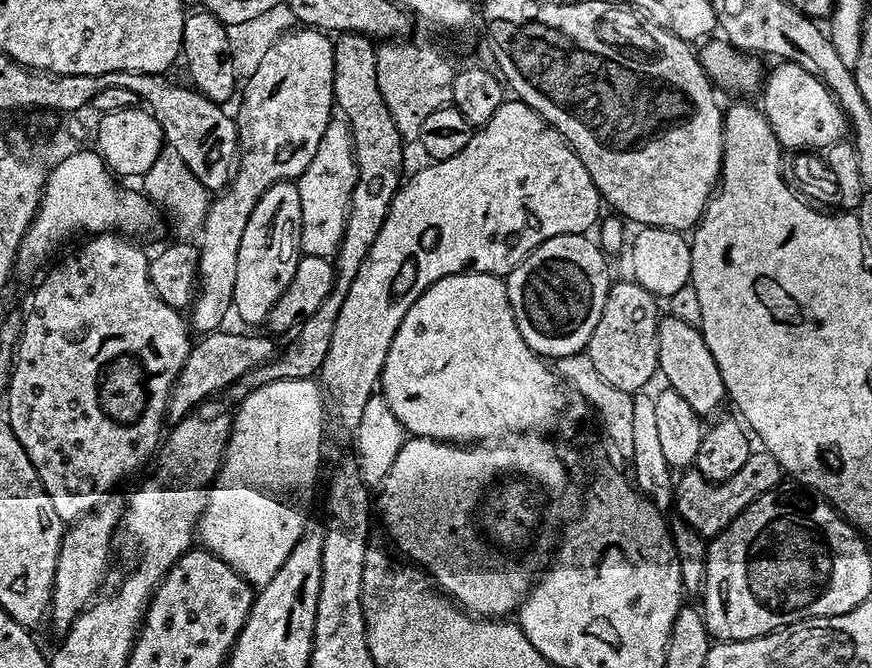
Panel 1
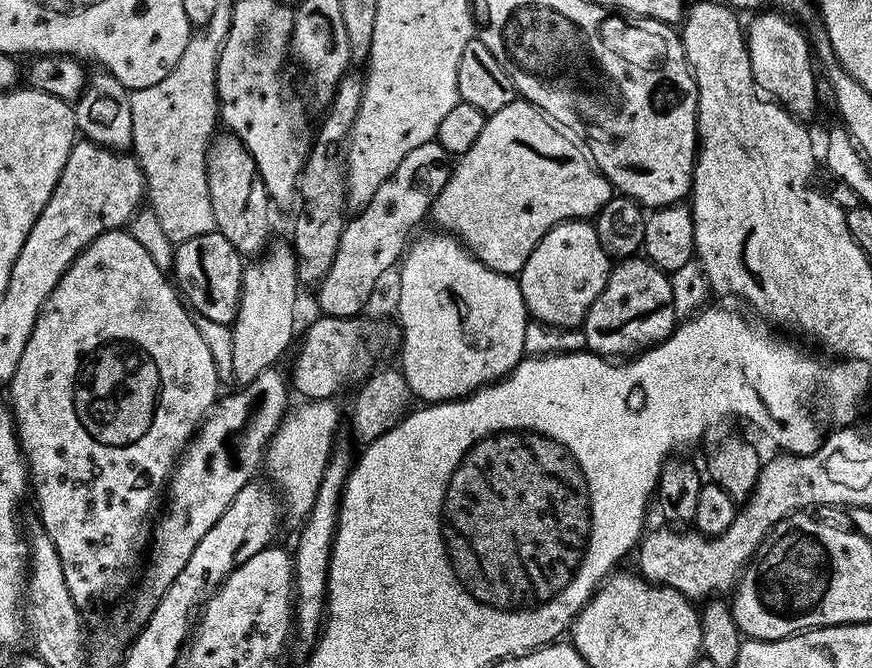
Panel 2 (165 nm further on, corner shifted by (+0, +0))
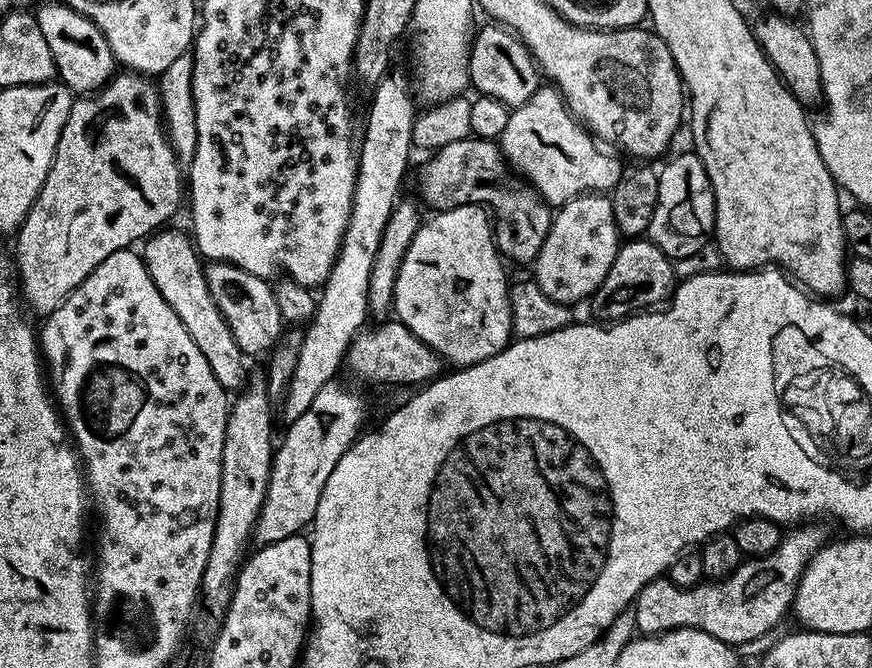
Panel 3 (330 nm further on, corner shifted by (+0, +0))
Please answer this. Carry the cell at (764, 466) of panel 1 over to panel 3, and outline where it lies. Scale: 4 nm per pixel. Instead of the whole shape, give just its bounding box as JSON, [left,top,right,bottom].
[634,526,818,646]

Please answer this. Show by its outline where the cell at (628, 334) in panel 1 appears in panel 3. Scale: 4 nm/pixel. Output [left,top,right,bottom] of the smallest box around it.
[590,238,673,322]

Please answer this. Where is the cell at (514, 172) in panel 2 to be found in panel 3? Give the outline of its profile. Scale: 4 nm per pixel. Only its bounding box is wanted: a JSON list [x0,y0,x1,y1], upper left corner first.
[498,86,621,206]

